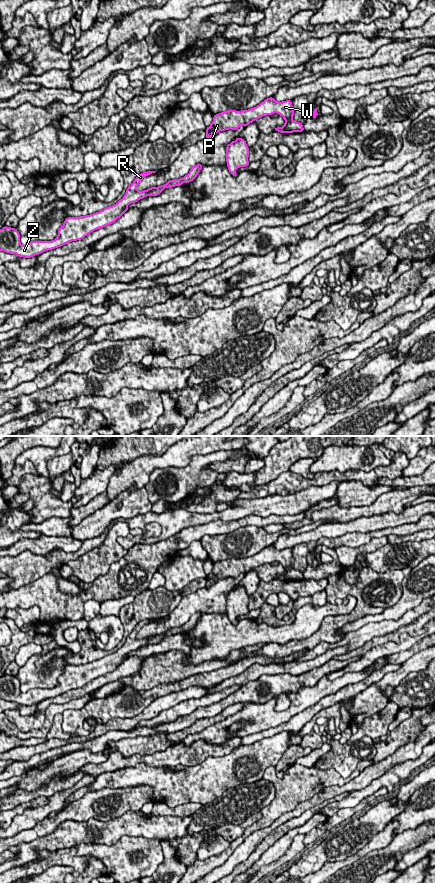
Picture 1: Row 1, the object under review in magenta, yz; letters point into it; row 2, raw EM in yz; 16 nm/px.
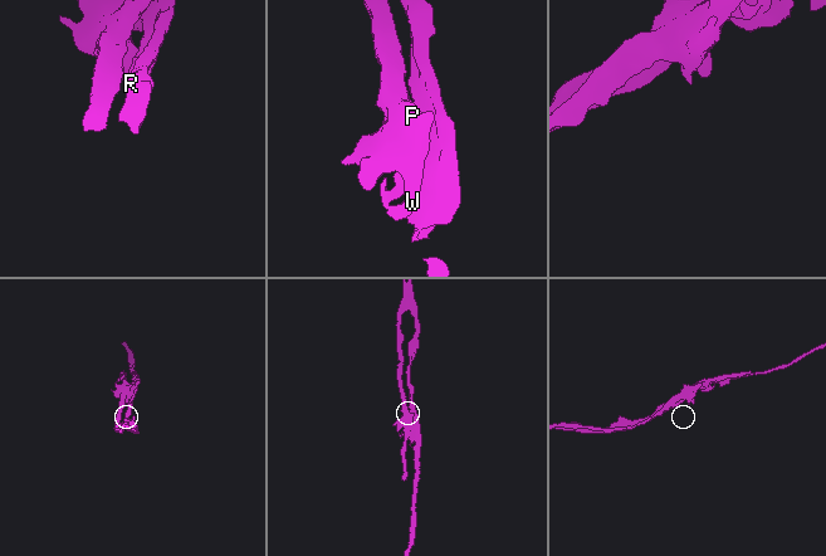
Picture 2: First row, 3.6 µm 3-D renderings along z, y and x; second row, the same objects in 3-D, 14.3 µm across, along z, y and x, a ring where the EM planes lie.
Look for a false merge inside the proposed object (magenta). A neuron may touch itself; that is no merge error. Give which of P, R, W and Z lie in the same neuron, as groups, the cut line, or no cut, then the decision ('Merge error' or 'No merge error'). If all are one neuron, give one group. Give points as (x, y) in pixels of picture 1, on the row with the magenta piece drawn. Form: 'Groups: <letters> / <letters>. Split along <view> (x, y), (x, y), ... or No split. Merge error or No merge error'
Groups: P W / R Z. Split along yz (291, 118), (286, 121). Merge error

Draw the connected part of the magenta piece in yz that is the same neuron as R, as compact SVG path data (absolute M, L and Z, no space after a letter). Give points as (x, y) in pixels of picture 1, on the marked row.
M196 164L187 175L180 179L173 179L164 185L138 191L137 186L143 178L156 171L143 172L135 178L133 183L127 188L123 198L116 204L90 215L67 217L63 225L59 228L57 237L52 241L31 241L26 245L22 245L20 242L20 234L17 229L4 226L0 229L0 251L16 254L19 257L31 258L35 255L40 255L45 251L61 247L69 242L81 240L91 232L113 224L129 210L127 208L129 204L146 198L148 195L157 196L165 188L172 188L180 186L183 183L190 183L197 177L202 168L203 165Z

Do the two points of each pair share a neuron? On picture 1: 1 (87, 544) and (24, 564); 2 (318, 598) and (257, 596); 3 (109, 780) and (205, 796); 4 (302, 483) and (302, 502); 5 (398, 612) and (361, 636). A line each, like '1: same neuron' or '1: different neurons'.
1: same neuron
2: different neurons
3: same neuron
4: different neurons
5: different neurons

